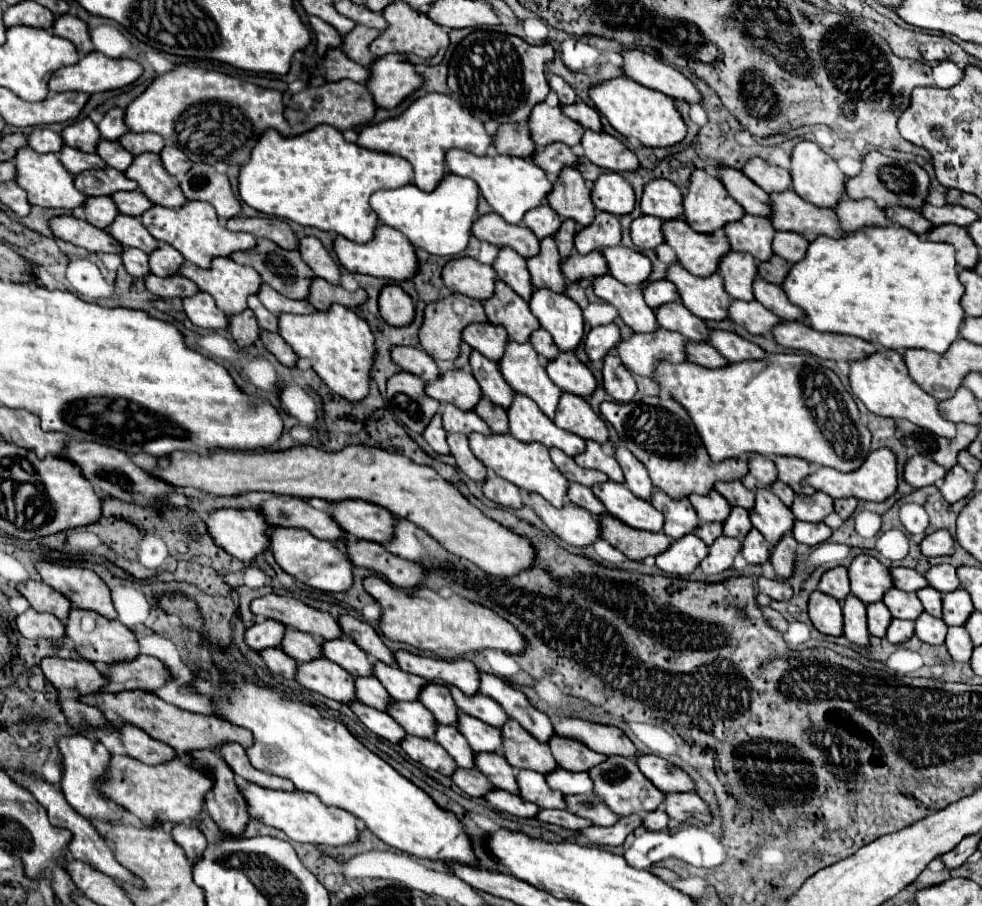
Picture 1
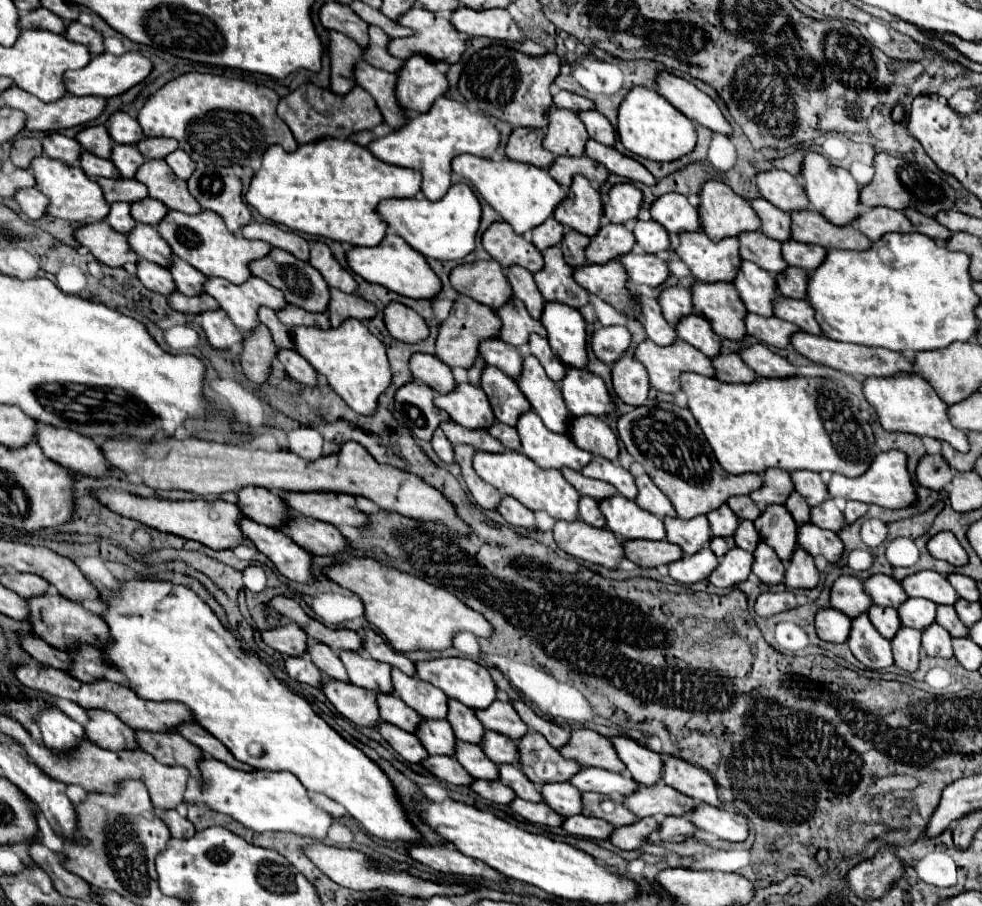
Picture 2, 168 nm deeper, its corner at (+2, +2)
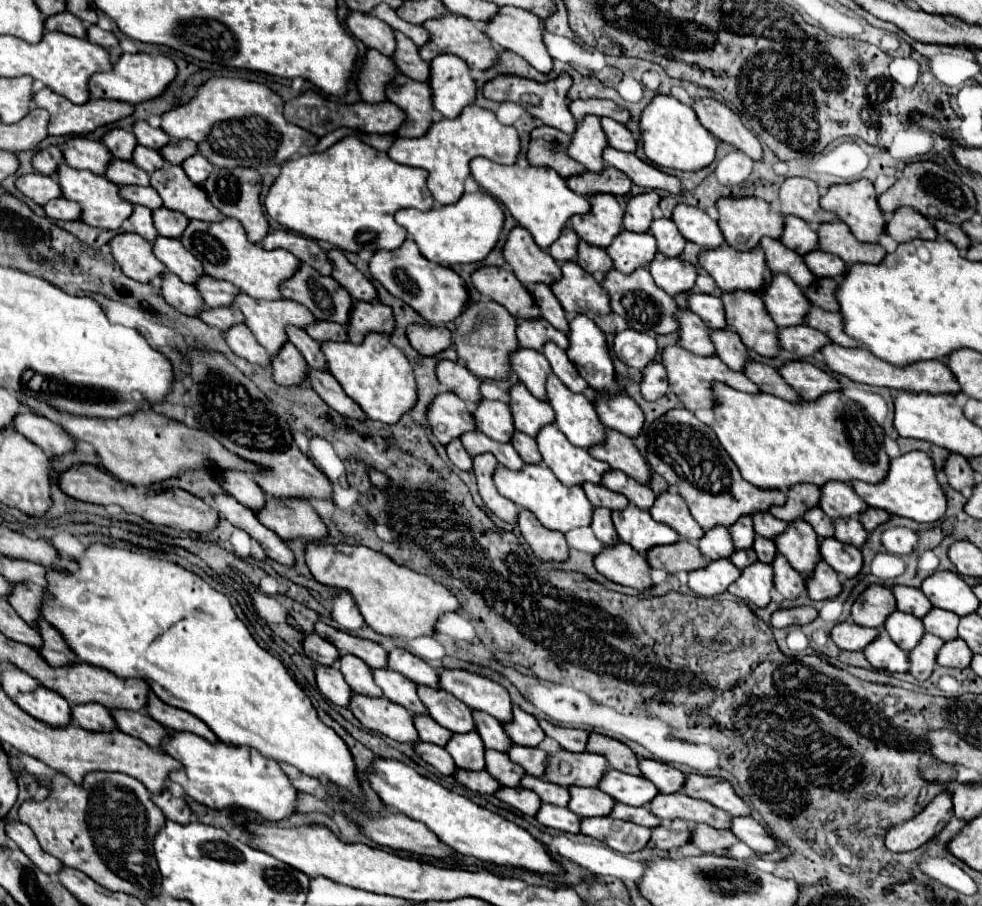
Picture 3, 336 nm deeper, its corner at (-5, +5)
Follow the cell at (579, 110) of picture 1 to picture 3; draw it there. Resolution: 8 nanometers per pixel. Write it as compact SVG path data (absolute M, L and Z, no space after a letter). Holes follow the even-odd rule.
M600 118L600 124L602 124L602 130L604 130L604 134L608 138L608 144L612 148L624 150L624 152L634 152L636 150L636 140L624 124L614 122L612 118Z

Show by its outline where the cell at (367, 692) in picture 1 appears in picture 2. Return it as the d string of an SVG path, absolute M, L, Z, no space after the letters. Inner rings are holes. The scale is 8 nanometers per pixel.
M379 695L377 701L379 701L379 711L381 711L383 721L387 721L407 733L415 733L423 721L423 717L415 709L407 707L395 695Z

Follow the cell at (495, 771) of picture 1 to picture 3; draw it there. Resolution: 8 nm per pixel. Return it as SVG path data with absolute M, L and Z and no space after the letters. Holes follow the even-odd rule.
M524 774L524 778L520 780L520 786L534 790L542 798L542 802L548 802L548 804L554 804L554 806L566 806L568 798L570 798L568 788L556 786L548 780L542 780L542 778L536 778L536 776L530 776L530 774Z

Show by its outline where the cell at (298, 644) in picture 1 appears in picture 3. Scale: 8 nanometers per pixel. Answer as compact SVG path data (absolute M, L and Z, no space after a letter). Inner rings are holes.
M340 654L338 662L340 662L340 672L344 674L344 680L354 692L364 696L382 696L380 688L372 680L368 664L364 664L360 658L352 654Z

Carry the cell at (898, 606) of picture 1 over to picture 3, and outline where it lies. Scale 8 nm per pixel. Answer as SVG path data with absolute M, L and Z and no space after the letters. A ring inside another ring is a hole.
M930 608L930 612L922 618L924 630L940 636L942 640L952 640L958 636L956 626L958 626L958 616L942 610L942 608Z

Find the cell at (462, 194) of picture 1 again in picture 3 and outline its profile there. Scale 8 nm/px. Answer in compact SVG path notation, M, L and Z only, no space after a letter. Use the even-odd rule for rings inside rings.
M464 192L462 198L448 206L434 206L428 212L416 208L402 208L394 214L396 222L404 226L410 238L418 244L420 252L436 264L454 266L454 264L468 264L480 262L488 256L488 252L498 242L498 234L504 222L504 214L498 202L486 192Z

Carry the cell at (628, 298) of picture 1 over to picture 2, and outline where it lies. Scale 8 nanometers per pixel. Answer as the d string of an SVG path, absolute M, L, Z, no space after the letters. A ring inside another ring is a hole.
M639 297L639 301L641 301L641 309L643 309L643 325L645 325L647 337L661 347L673 345L679 337L677 337L675 327L665 321L659 303L649 297Z

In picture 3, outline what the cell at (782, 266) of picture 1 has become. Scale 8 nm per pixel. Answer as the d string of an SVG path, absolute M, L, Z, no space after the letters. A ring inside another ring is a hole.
M818 278L812 286L804 288L804 294L812 306L836 312L836 298L832 298L832 286L836 286L834 278Z

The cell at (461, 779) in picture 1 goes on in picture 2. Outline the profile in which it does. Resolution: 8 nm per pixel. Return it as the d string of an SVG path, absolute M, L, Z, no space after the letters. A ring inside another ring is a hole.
M477 779L471 789L481 795L483 799L487 801L493 801L497 805L509 805L517 795L513 793L513 789L505 787L501 781L483 781L483 779Z

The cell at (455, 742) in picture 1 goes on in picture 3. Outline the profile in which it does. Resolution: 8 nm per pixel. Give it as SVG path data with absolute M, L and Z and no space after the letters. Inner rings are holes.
M486 750L484 752L484 760L486 760L486 770L502 784L502 786L518 786L524 770L510 762L510 758L506 758L506 754L500 754L498 750Z

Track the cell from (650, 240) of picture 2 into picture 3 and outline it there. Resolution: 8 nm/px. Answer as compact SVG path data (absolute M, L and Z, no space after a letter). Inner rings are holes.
M660 218L650 224L650 234L658 242L658 252L664 256L678 256L684 250L686 238L678 232L670 218Z

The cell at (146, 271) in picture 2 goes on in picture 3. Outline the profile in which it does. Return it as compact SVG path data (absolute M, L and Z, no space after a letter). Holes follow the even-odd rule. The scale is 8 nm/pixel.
M168 270L160 278L162 278L162 296L170 306L188 316L196 316L196 310L204 308L204 302L200 302L200 294L196 294L196 288L192 284L182 282L180 278L176 278L176 274Z

